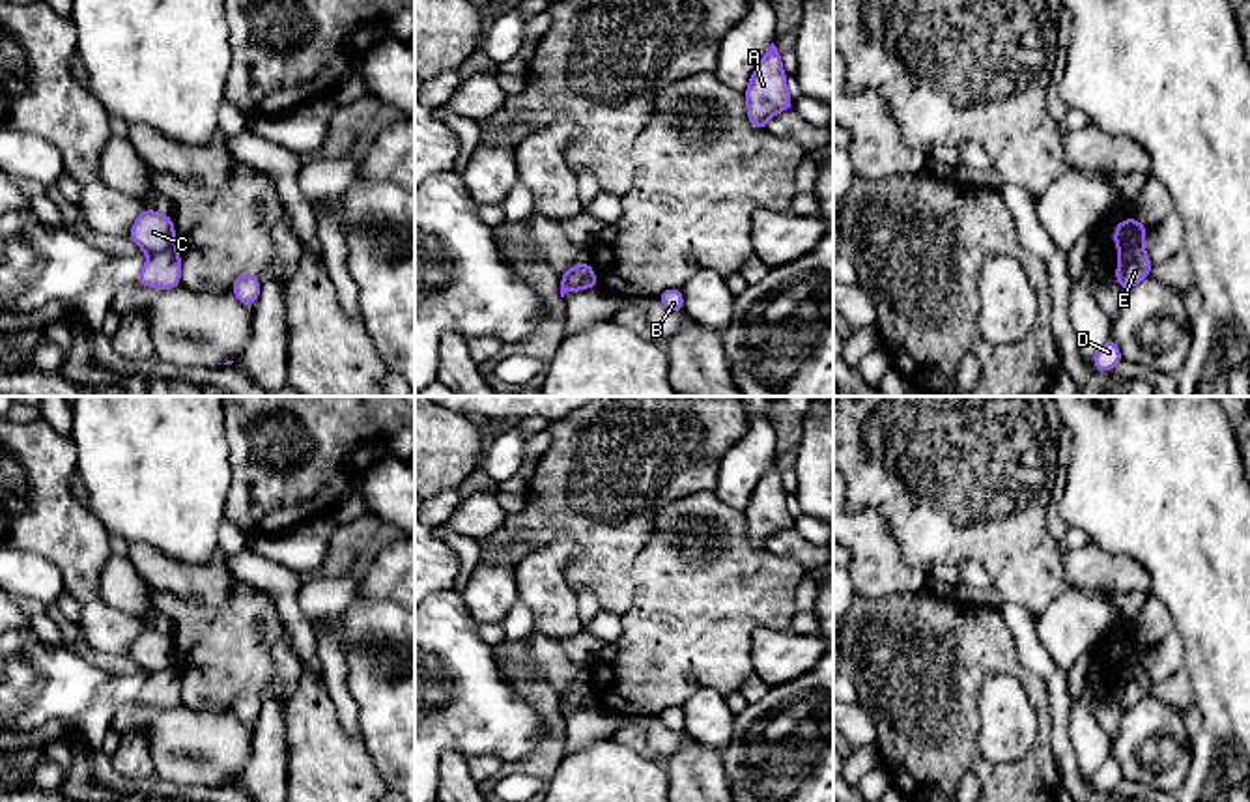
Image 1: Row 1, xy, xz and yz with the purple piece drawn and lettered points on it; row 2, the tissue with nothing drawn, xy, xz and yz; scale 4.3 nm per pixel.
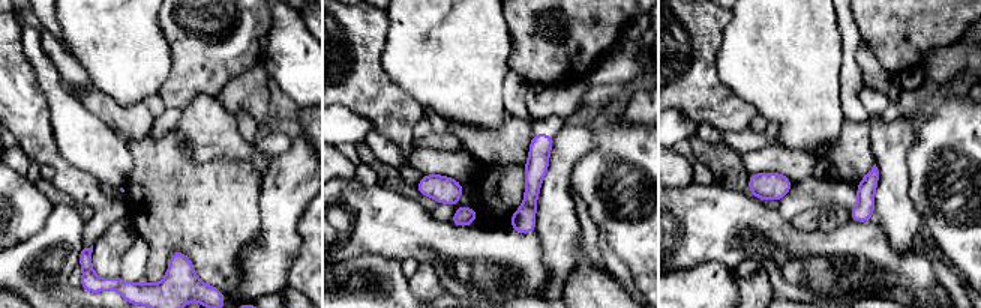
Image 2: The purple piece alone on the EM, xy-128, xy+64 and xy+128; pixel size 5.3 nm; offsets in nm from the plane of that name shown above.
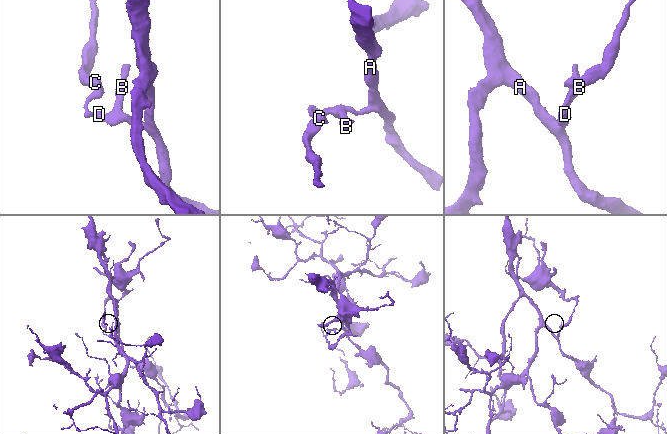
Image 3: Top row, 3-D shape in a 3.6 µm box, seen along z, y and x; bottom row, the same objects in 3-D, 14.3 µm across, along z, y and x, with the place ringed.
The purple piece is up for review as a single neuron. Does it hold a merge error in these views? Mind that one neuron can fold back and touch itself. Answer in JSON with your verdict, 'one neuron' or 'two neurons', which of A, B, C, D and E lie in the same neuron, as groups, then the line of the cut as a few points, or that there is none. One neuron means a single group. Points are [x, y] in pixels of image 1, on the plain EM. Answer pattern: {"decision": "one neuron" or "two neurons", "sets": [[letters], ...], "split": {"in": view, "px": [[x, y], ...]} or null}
{"decision": "two neurons", "sets": [["A", "B", "D", "E"], ["C"]], "split": {"in": "xy", "px": [[174, 664], [152, 673]]}}

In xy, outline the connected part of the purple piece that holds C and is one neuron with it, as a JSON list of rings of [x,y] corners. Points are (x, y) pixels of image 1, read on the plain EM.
[[[144,626],[129,656],[148,673],[161,673],[176,666],[174,637]]]

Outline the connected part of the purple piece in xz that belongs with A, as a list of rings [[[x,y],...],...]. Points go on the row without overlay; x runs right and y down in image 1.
[[[772,462],[757,482],[746,508],[747,535],[751,546],[764,550],[766,540],[794,525],[794,518],[787,510],[787,494],[781,484],[781,471]]]

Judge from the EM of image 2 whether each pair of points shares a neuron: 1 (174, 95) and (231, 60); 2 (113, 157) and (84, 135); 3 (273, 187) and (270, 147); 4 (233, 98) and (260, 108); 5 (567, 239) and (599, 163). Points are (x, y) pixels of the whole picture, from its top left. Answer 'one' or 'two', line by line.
1: one
2: one
3: two
4: one
5: two

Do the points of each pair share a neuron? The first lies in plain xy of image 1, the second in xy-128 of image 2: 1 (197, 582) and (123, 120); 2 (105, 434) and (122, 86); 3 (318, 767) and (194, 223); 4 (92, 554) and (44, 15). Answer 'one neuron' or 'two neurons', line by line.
1: one neuron
2: one neuron
3: one neuron
4: two neurons

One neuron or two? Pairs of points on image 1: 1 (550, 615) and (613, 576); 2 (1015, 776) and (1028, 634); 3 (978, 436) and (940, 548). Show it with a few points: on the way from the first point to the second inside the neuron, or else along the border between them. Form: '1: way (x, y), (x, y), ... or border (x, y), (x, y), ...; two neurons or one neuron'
1: border (582, 550), (567, 569), (567, 584), (574, 593); two neurons
2: border (1008, 625), (1019, 660), (1043, 679), (1049, 703); two neurons
3: way (950, 464), (940, 473), (940, 520); one neuron

